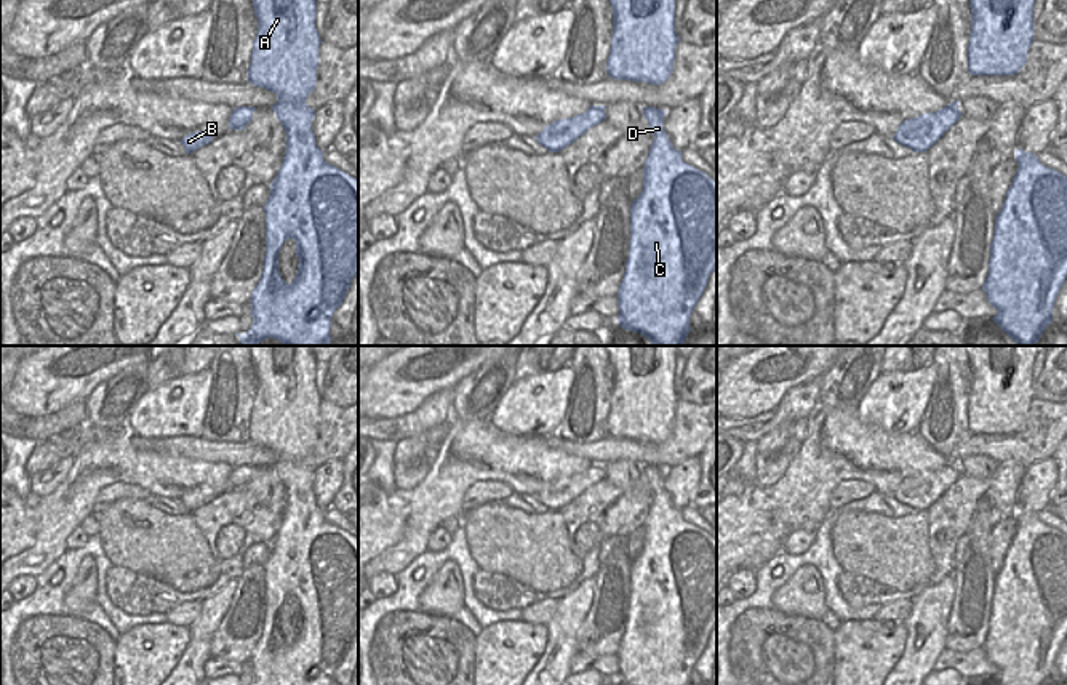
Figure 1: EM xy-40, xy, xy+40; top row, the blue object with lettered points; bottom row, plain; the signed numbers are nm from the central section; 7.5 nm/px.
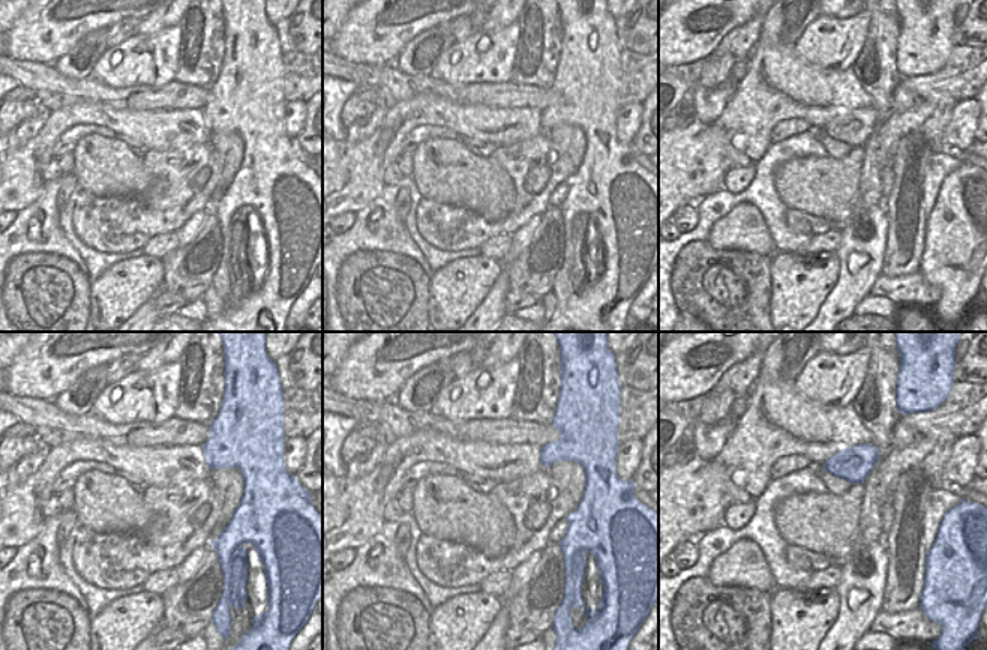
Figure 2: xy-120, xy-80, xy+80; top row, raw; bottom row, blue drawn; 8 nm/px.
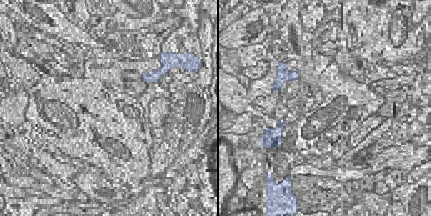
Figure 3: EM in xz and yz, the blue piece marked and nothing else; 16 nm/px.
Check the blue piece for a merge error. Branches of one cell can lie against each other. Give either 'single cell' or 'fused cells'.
single cell

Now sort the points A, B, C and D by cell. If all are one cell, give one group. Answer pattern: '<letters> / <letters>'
A B C D

